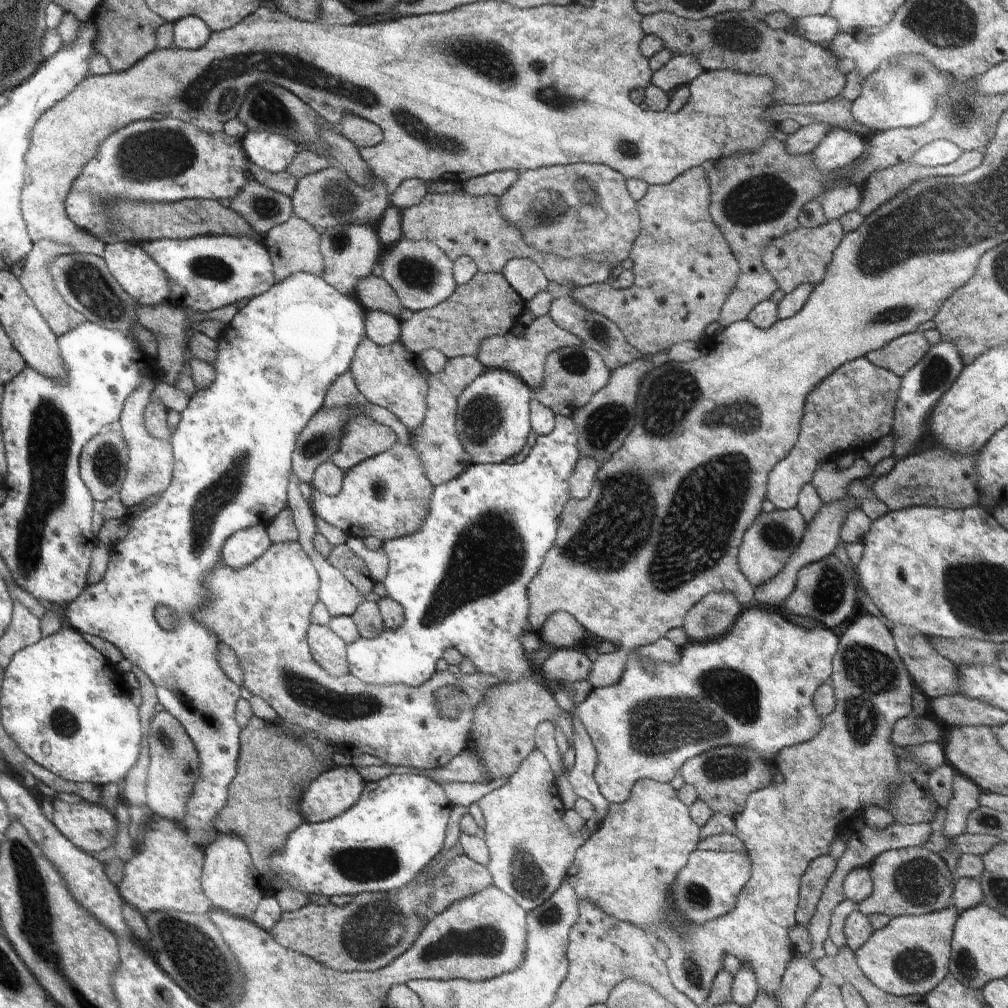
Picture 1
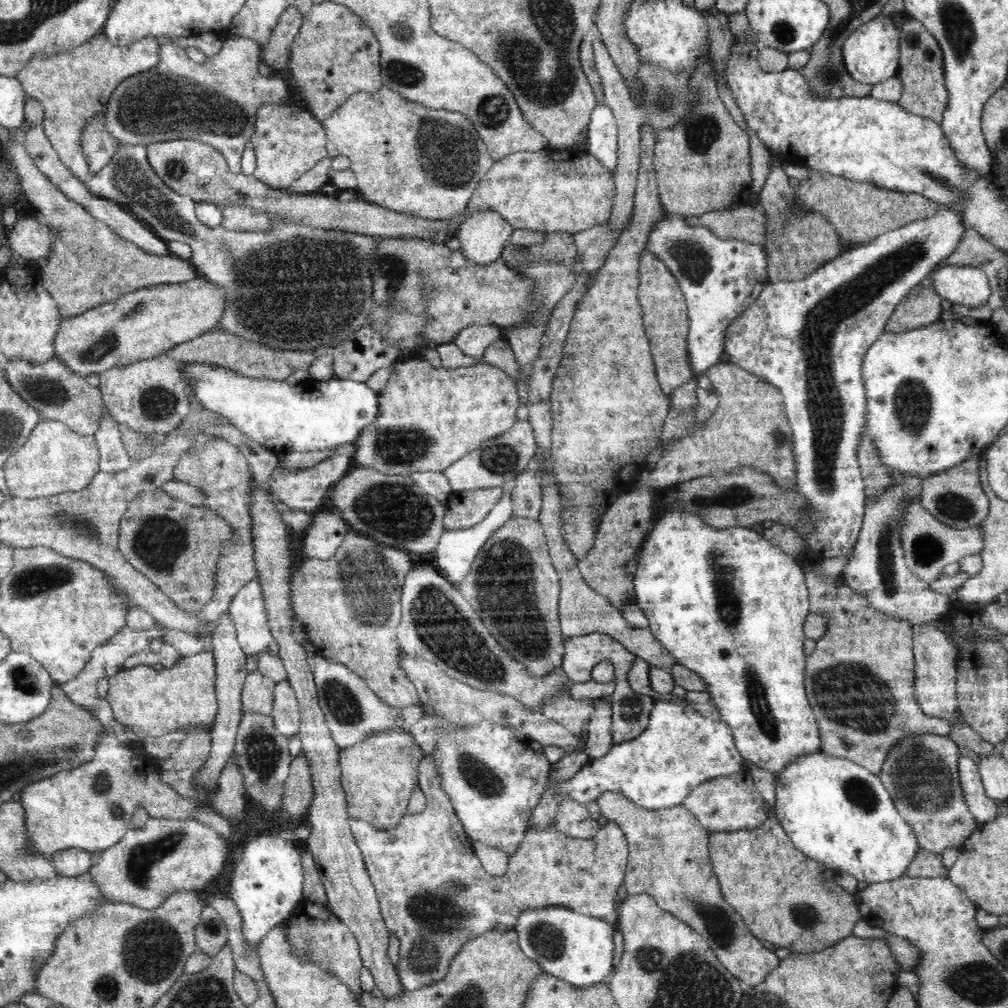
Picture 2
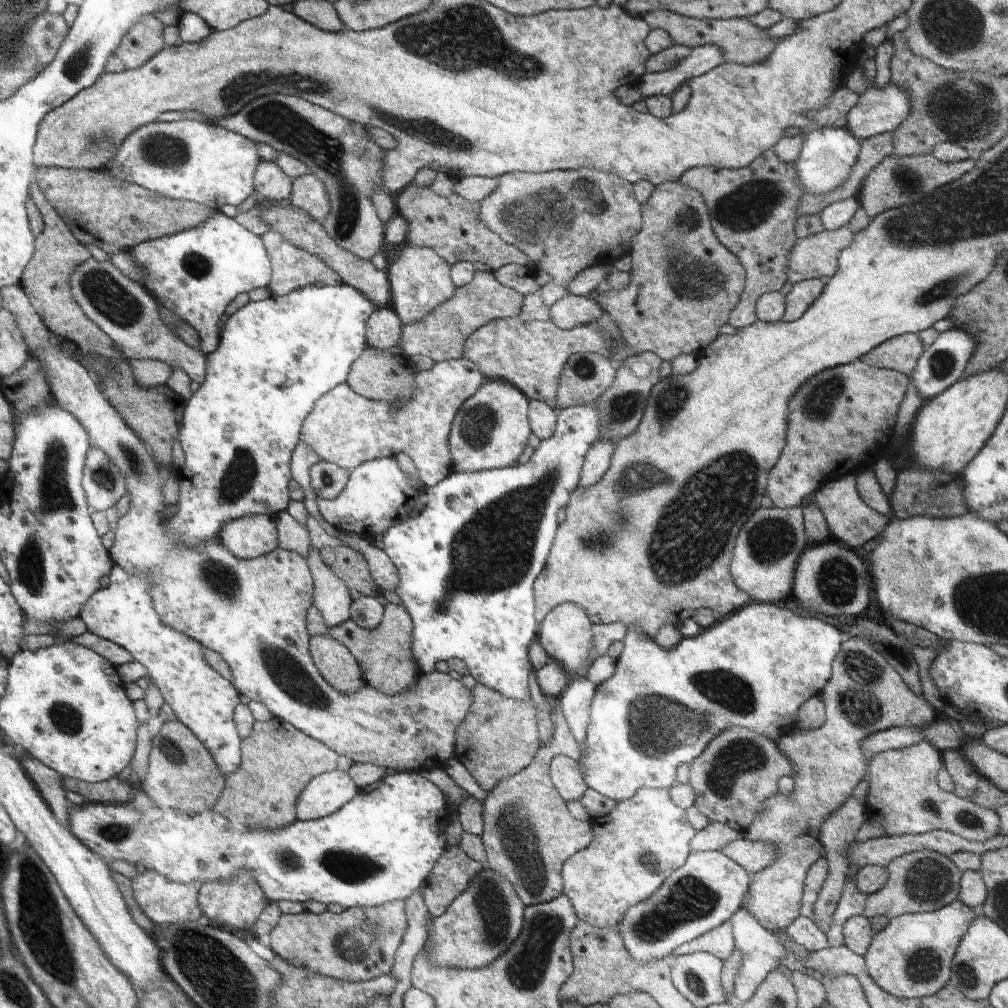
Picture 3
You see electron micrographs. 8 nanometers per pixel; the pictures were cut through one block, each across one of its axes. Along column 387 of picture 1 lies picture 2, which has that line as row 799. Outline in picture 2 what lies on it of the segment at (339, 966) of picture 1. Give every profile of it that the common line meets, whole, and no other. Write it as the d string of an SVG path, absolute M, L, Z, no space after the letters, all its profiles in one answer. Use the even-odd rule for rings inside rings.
M920 734L920 736L906 736L891 749L891 752L887 755L887 760L884 761L882 770L876 774L890 793L898 812L914 829L921 848L932 854L942 854L946 848L960 847L981 825L968 809L968 803L962 795L958 770L960 758L959 747L949 735Z

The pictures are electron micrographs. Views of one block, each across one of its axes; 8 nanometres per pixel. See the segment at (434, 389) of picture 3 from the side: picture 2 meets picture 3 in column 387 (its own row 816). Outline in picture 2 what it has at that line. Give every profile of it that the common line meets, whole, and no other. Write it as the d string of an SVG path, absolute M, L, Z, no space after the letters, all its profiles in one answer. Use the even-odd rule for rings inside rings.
M424 756L417 769L418 784L427 798L420 812L407 812L394 828L388 830L380 830L364 820L349 818L351 831L376 889L381 918L389 934L395 934L399 940L396 967L403 990L415 991L442 980L463 944L472 937L495 929L496 924L514 928L520 914L528 908L562 906L586 916L614 922L616 892L624 883L629 859L629 844L620 825L609 820L604 828L600 827L595 836L589 839L568 836L554 825L541 831L527 830L518 850L510 857L506 874L492 876L484 870L450 797L442 789L434 756Z

